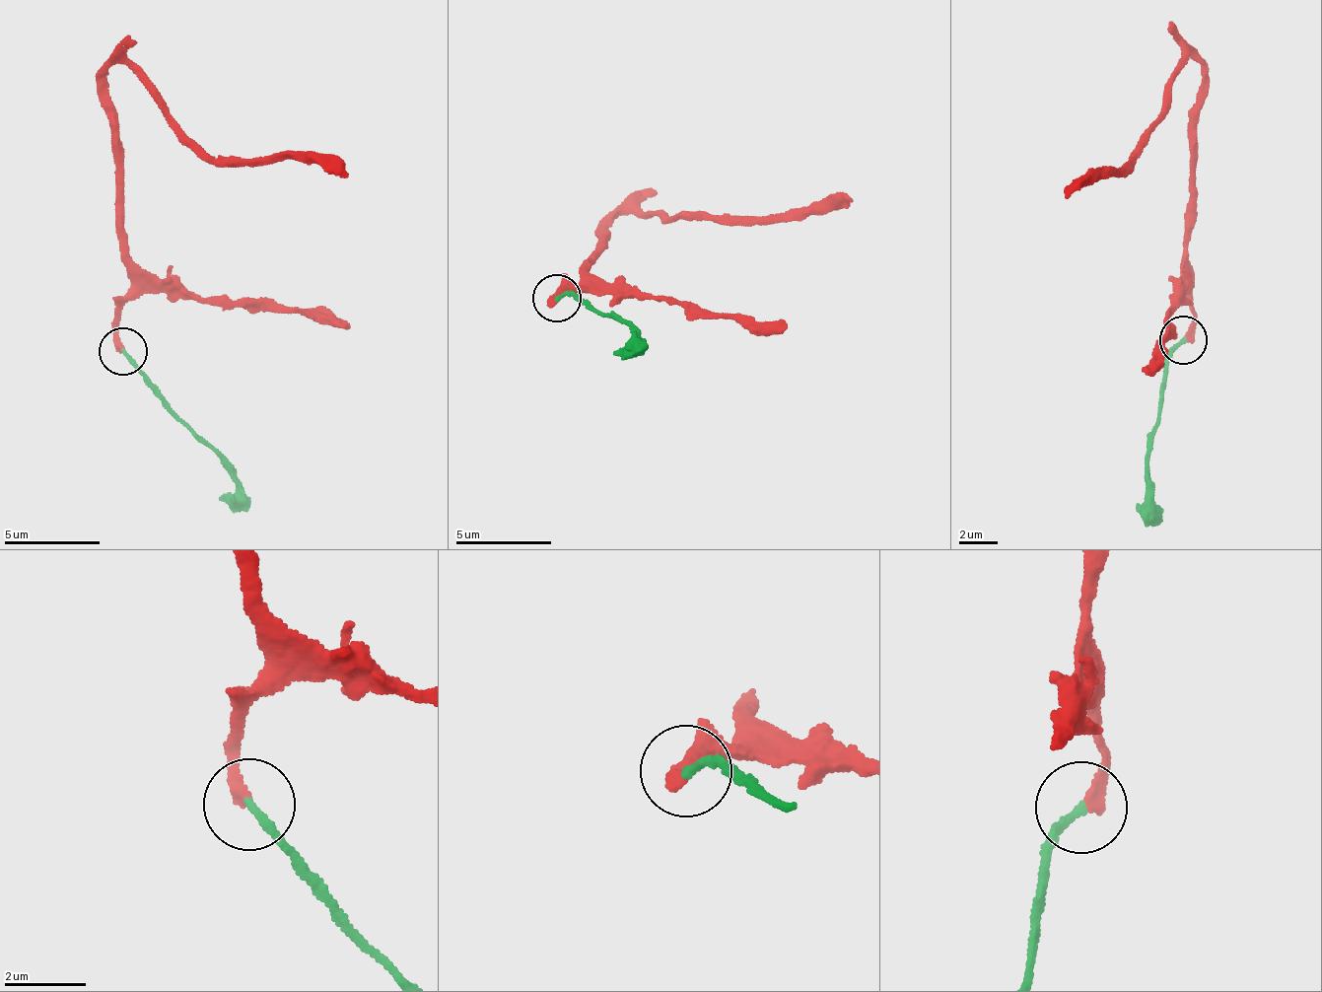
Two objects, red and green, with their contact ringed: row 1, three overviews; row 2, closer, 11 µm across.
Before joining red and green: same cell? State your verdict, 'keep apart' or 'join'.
join

